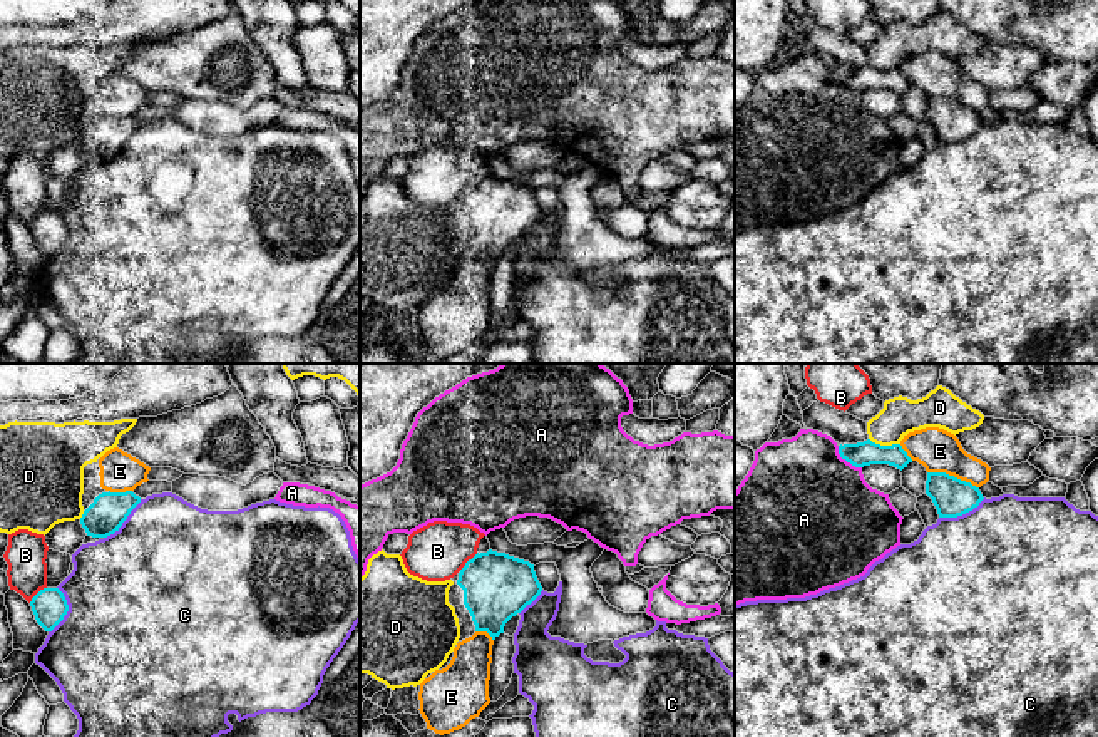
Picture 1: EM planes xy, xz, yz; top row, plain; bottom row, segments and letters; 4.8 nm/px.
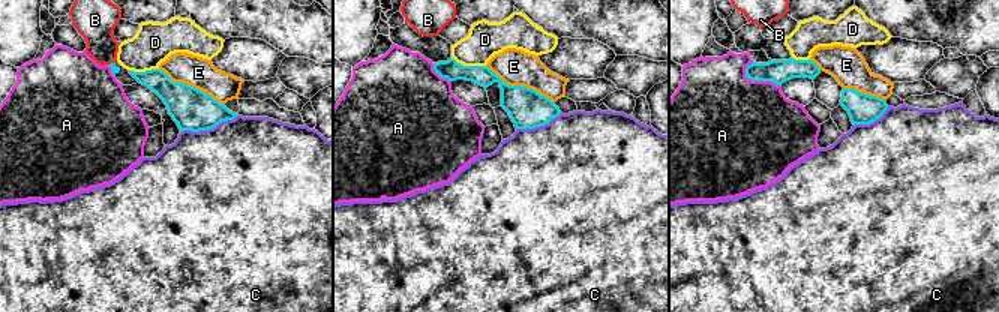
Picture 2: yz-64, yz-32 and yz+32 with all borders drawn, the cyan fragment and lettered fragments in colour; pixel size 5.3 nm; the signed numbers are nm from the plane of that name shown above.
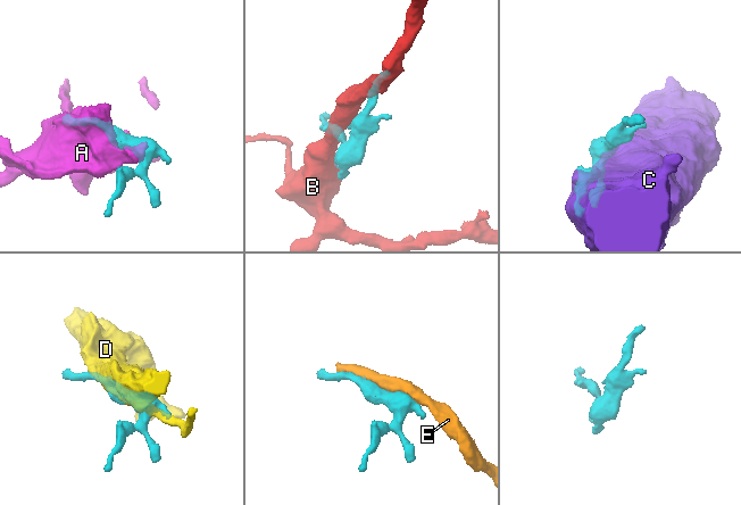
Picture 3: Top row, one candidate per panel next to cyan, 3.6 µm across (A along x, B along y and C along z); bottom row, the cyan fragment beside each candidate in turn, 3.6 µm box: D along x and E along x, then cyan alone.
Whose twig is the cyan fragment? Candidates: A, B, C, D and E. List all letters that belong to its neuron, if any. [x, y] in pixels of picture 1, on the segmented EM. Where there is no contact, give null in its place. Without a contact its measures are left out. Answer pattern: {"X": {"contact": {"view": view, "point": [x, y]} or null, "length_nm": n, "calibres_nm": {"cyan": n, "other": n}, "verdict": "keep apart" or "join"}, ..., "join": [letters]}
{"A": {"contact": {"view": "yz", "point": [846, 459]}, "length_nm": 160, "calibres_nm": {"cyan": 120, "other": 500}, "verdict": "keep apart"}, "B": {"contact": {"view": "xz", "point": [467, 561]}, "length_nm": 130, "calibres_nm": {"cyan": 320, "other": 280}, "verdict": "keep apart"}, "C": {"contact": {"view": "yz", "point": [961, 515]}, "length_nm": 240, "calibres_nm": {"cyan": 190, "other": 500}, "verdict": "join"}, "D": {"contact": {"view": "yz", "point": [884, 446]}, "length_nm": 160, "calibres_nm": {"cyan": 120, "other": 180}, "verdict": "keep apart"}, "E": {"contact": {"view": "yz", "point": [953, 476]}, "length_nm": 260, "calibres_nm": {"cyan": 190, "other": 200}, "verdict": "keep apart"}, "join": ["C"]}

